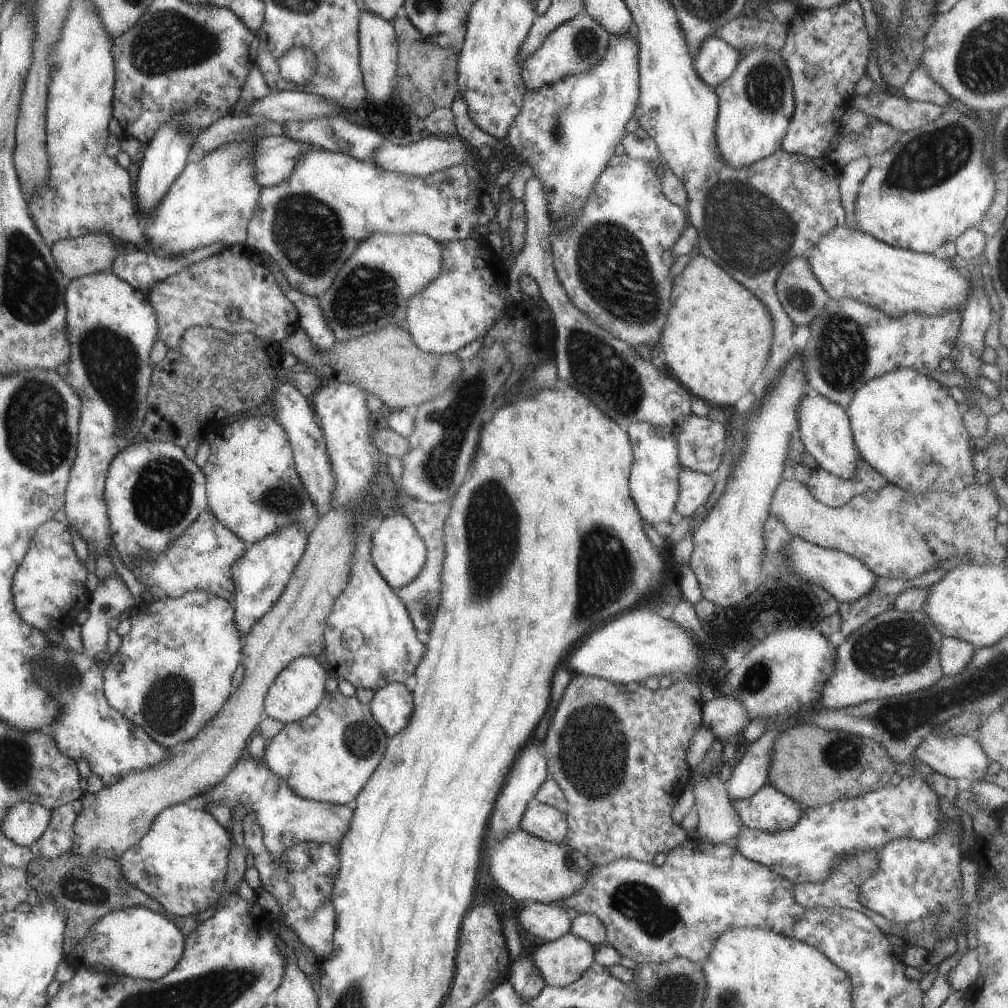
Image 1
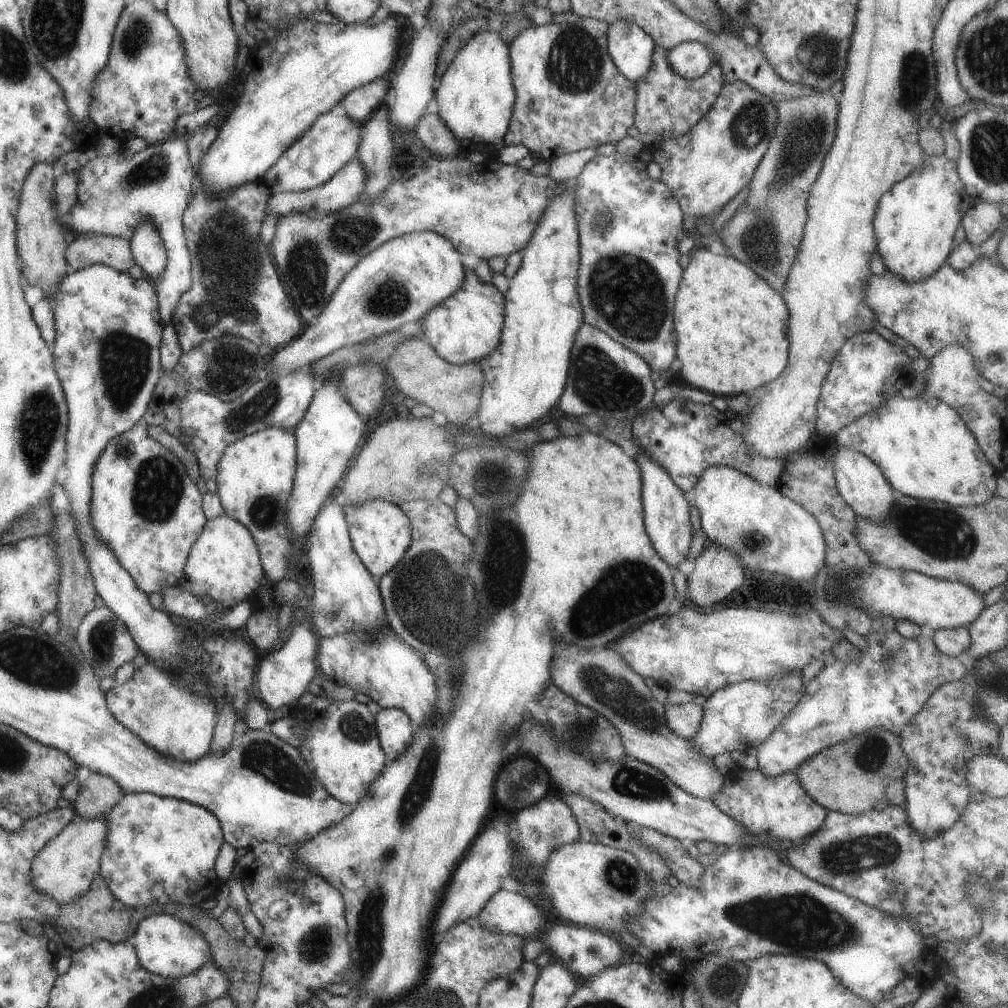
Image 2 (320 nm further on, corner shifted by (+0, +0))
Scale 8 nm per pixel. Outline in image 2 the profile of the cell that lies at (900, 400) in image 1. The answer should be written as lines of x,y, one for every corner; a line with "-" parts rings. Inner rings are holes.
899,394
893,395
876,409
847,424
832,437
836,445
852,448
874,462
896,494
916,499
939,501
956,507
982,505
993,496
995,480
999,478
999,473
987,462
974,436
955,409
940,400
923,396
903,399

